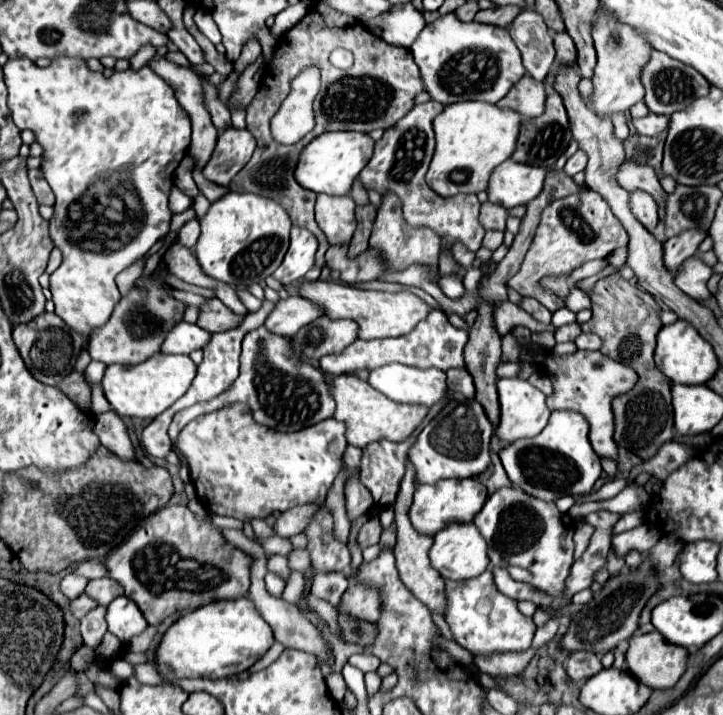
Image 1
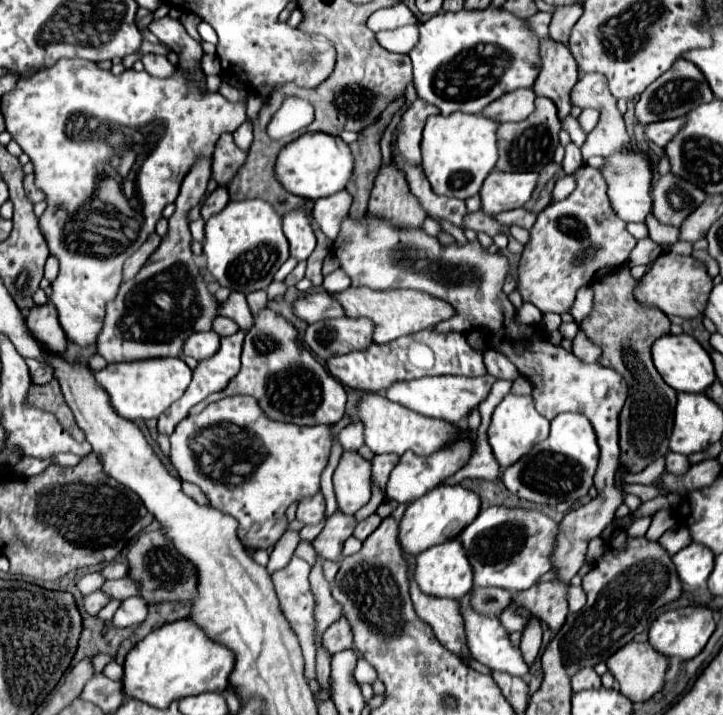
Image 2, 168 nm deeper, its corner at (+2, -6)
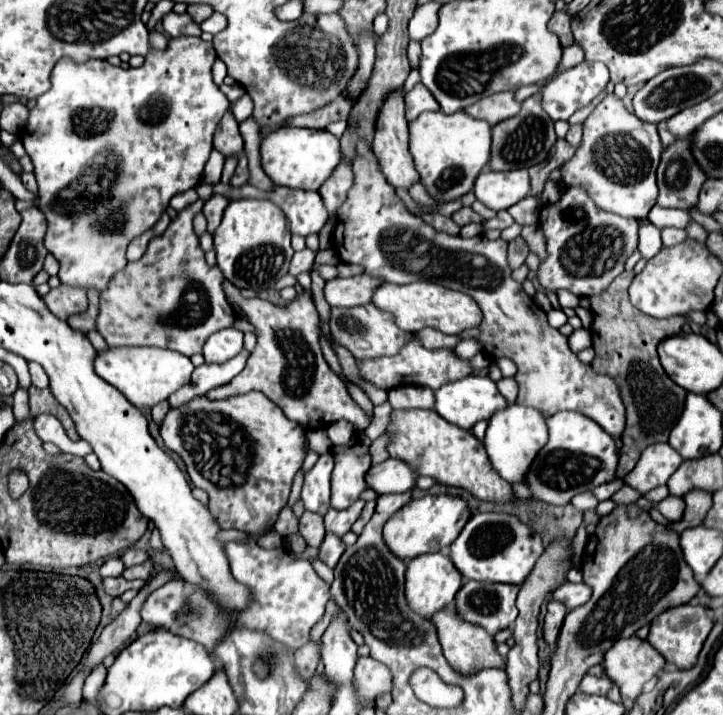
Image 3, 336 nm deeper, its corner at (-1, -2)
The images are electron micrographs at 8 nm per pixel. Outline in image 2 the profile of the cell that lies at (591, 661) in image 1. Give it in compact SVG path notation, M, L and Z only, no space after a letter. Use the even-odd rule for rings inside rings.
M583 667L571 681L573 691L583 691L583 689L599 689L601 687L601 677L591 669Z

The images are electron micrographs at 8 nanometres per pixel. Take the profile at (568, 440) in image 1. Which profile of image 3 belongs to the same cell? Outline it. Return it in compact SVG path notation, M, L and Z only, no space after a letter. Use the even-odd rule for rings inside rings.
M560 411L548 417L548 429L550 439L532 461L524 479L534 499L550 505L566 505L574 495L616 479L618 455L614 439L590 417L576 411Z

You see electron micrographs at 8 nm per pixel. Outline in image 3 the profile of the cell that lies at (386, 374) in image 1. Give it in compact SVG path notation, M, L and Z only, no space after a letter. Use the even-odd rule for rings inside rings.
M468 375L464 379L458 379L458 381L452 381L452 383L446 383L438 389L434 389L434 409L440 417L444 417L446 421L458 425L458 427L466 427L466 429L472 429L474 423L482 421L482 419L490 419L494 411L506 407L506 399L500 395L496 383L490 379L490 377L480 377L480 375Z

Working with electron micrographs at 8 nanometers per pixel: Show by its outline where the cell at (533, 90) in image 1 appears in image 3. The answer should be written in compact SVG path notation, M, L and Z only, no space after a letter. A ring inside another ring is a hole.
M496 93L492 97L484 97L478 103L466 107L464 111L476 119L486 119L490 125L496 125L504 119L518 115L522 103L516 101L514 93Z

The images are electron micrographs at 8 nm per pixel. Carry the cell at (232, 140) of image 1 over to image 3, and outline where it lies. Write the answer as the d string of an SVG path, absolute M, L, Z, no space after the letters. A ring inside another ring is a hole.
M230 111L224 115L214 133L214 149L220 151L224 157L234 157L244 151L244 141L238 131L238 121Z

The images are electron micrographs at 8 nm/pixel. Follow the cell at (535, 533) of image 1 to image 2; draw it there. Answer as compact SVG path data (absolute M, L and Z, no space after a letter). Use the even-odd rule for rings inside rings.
M489 507L461 531L459 541L473 569L473 585L501 587L511 593L525 591L551 569L549 555L555 543L557 523L535 509Z

